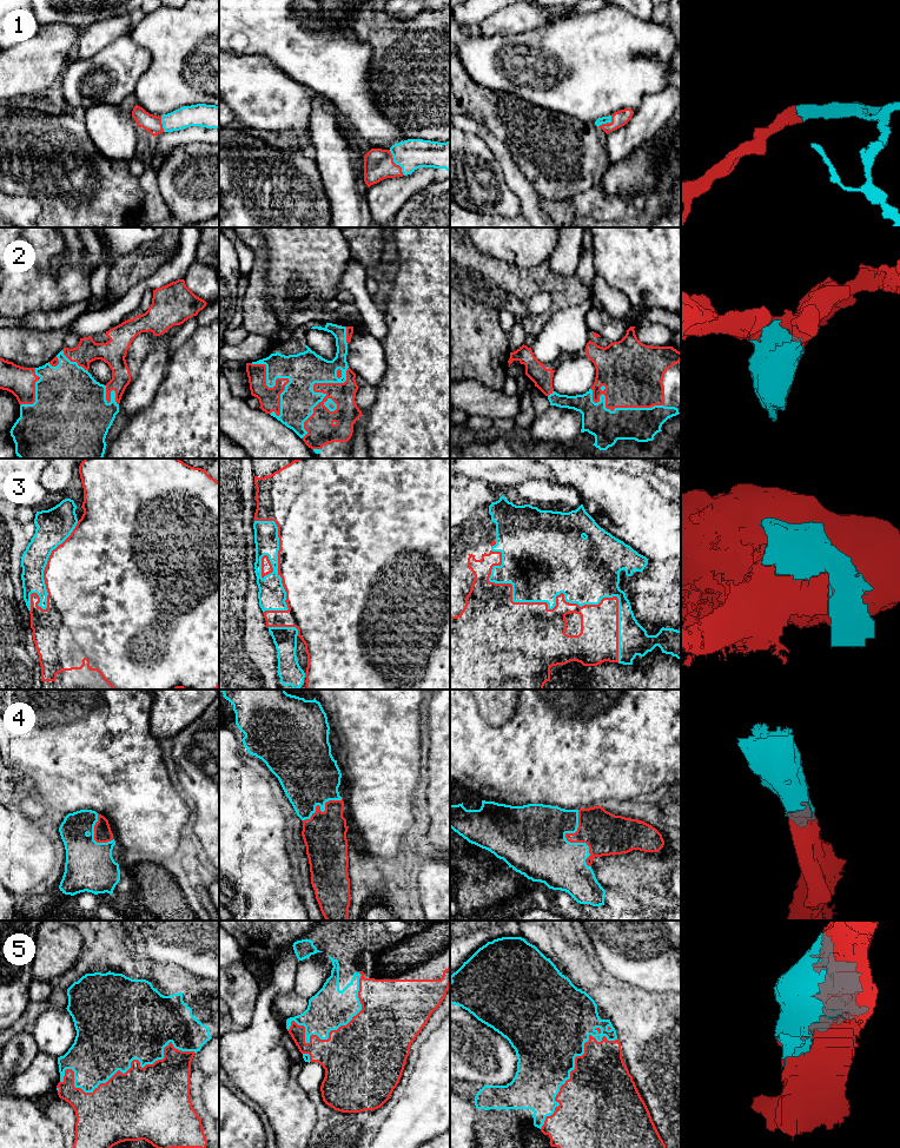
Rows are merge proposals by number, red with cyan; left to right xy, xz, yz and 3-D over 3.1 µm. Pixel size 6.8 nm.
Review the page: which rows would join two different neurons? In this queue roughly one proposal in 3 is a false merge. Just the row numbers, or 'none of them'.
3

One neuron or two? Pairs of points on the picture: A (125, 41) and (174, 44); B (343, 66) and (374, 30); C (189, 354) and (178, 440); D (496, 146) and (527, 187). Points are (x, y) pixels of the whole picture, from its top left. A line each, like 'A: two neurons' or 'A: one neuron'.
A: two neurons
B: two neurons
C: one neuron
D: one neuron

